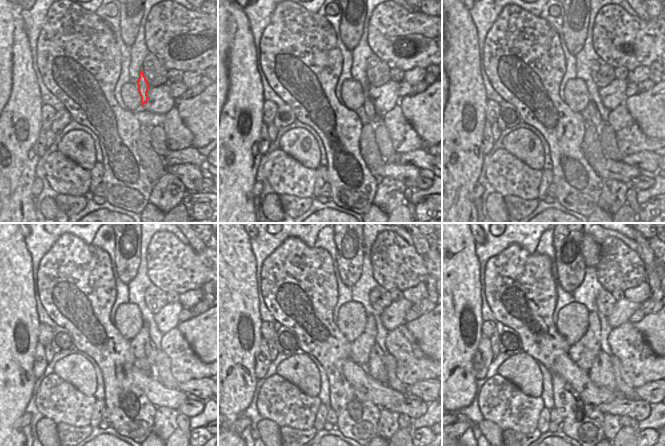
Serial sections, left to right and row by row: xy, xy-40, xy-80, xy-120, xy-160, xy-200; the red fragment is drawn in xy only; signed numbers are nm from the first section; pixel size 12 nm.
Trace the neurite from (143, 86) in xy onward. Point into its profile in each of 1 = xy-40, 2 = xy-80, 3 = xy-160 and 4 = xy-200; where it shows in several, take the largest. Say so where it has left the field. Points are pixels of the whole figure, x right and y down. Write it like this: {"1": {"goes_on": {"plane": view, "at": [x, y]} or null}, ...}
{"1": {"goes_on": {"plane": "xy-40", "at": [368, 115]}}, "2": {"goes_on": {"plane": "xy-80", "at": [591, 115]}}, "3": {"goes_on": {"plane": "xy-160", "at": [375, 367]}}, "4": {"goes_on": {"plane": "xy-200", "at": [601, 373]}}}

